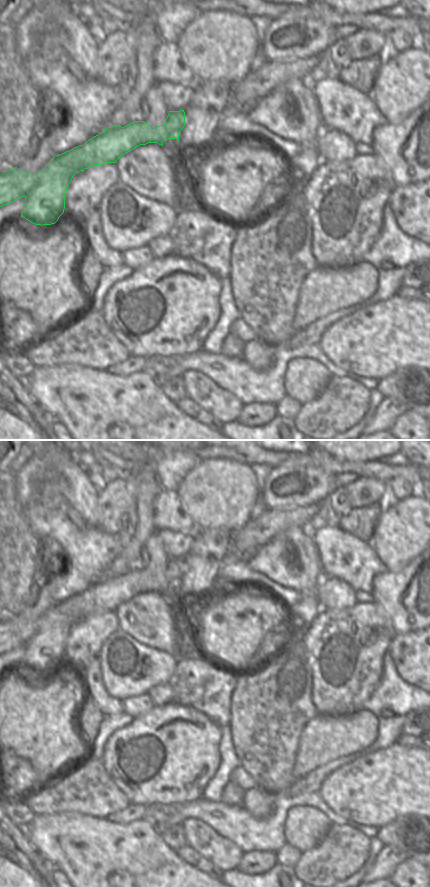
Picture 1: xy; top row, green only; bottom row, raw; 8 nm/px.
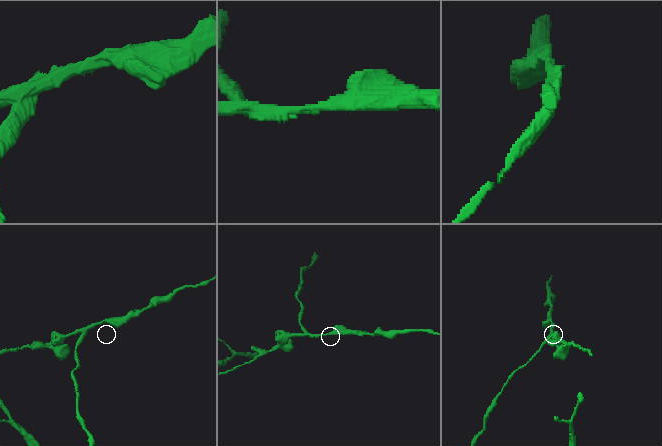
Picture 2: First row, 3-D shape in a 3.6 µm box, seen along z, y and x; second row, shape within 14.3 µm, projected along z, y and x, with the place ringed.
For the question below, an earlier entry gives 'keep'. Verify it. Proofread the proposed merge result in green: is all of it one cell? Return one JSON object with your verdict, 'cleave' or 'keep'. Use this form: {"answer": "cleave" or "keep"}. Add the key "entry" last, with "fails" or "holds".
{"answer": "cleave", "entry": "fails"}

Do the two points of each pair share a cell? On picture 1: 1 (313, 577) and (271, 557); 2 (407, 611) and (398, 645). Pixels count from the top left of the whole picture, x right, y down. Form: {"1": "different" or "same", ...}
{"1": "same", "2": "different"}

